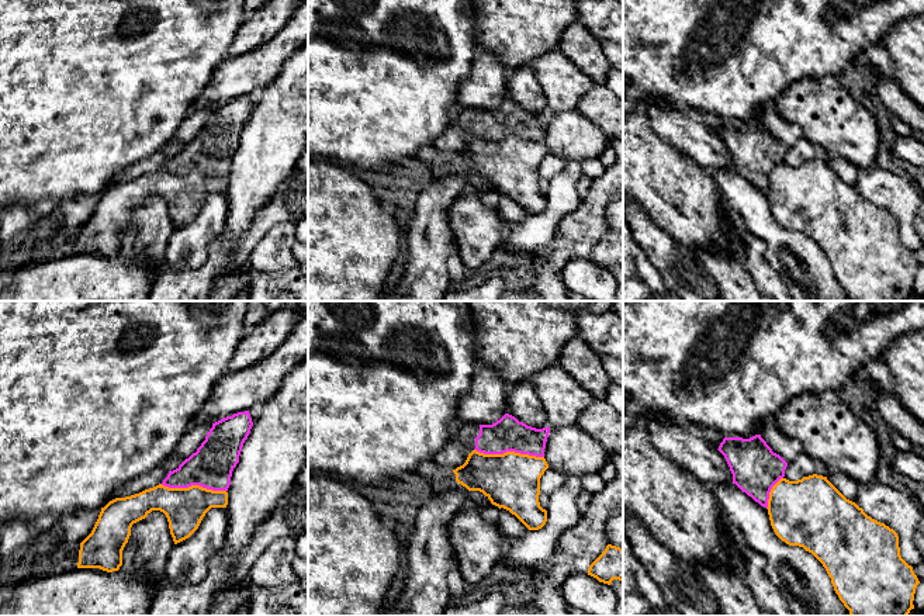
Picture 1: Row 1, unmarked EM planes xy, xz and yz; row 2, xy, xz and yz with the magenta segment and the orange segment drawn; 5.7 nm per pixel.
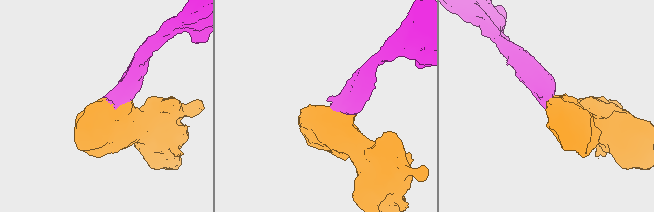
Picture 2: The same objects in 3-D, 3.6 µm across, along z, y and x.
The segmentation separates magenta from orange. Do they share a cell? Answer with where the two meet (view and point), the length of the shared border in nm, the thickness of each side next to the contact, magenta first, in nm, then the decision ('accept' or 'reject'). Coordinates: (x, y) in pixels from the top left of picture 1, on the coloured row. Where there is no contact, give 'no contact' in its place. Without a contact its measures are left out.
contact xz (509, 450); length 400 nm; calibres 190 and 320 nm; reject

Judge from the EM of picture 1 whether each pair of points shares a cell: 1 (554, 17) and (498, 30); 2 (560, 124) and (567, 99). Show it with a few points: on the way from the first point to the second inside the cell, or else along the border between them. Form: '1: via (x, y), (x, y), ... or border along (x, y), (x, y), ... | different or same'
1: via (540, 17), (529, 21), (512, 21) | same
2: border along (575, 108), (550, 114) | different

